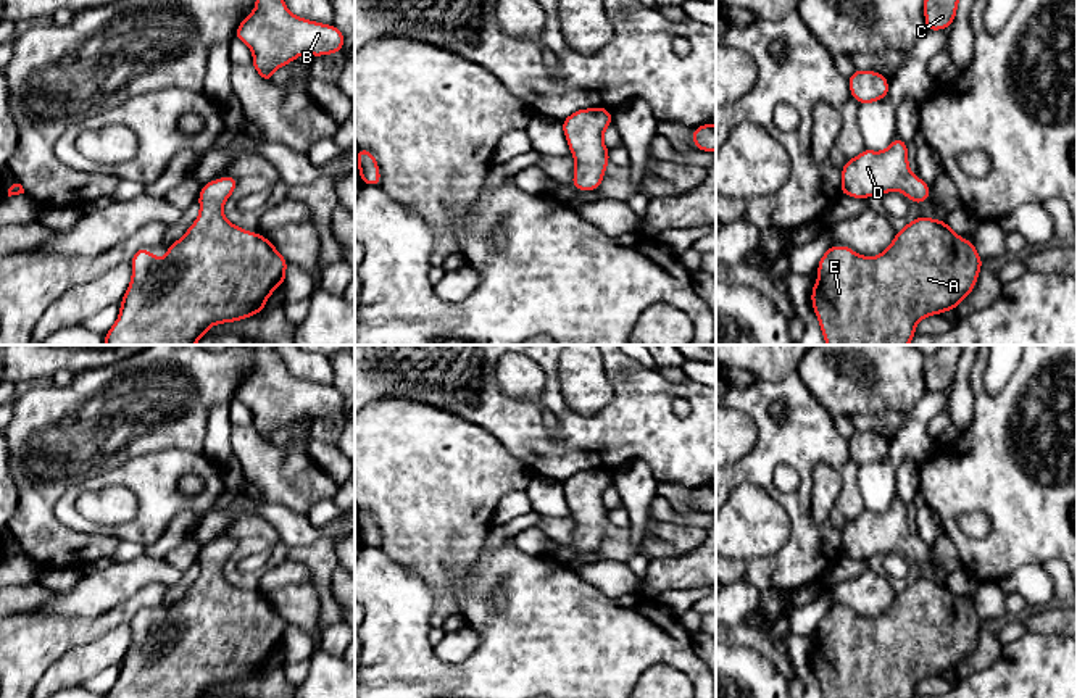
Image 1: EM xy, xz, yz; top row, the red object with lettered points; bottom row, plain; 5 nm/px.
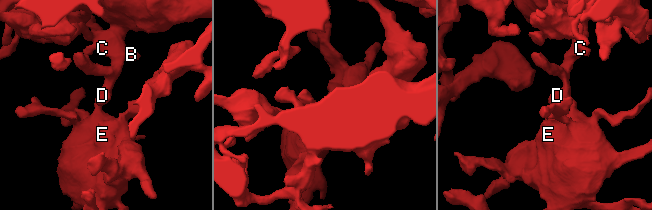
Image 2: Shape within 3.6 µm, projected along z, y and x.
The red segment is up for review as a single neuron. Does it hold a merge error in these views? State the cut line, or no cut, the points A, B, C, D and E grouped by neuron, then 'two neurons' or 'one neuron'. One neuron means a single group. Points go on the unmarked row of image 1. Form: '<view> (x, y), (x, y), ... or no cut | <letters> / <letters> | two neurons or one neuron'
no cut | A B C D E | one neuron

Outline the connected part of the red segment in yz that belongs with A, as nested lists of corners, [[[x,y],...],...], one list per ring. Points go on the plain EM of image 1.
[[[921,577],[874,619],[832,606],[819,622],[811,663],[824,698],[914,698],[922,679],[958,669],[974,651],[980,630],[972,601],[961,600],[945,582]]]

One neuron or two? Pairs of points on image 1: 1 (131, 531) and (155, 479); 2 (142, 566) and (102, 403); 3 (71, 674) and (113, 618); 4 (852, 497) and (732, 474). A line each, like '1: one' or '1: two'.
1: one
2: two
3: two
4: one

